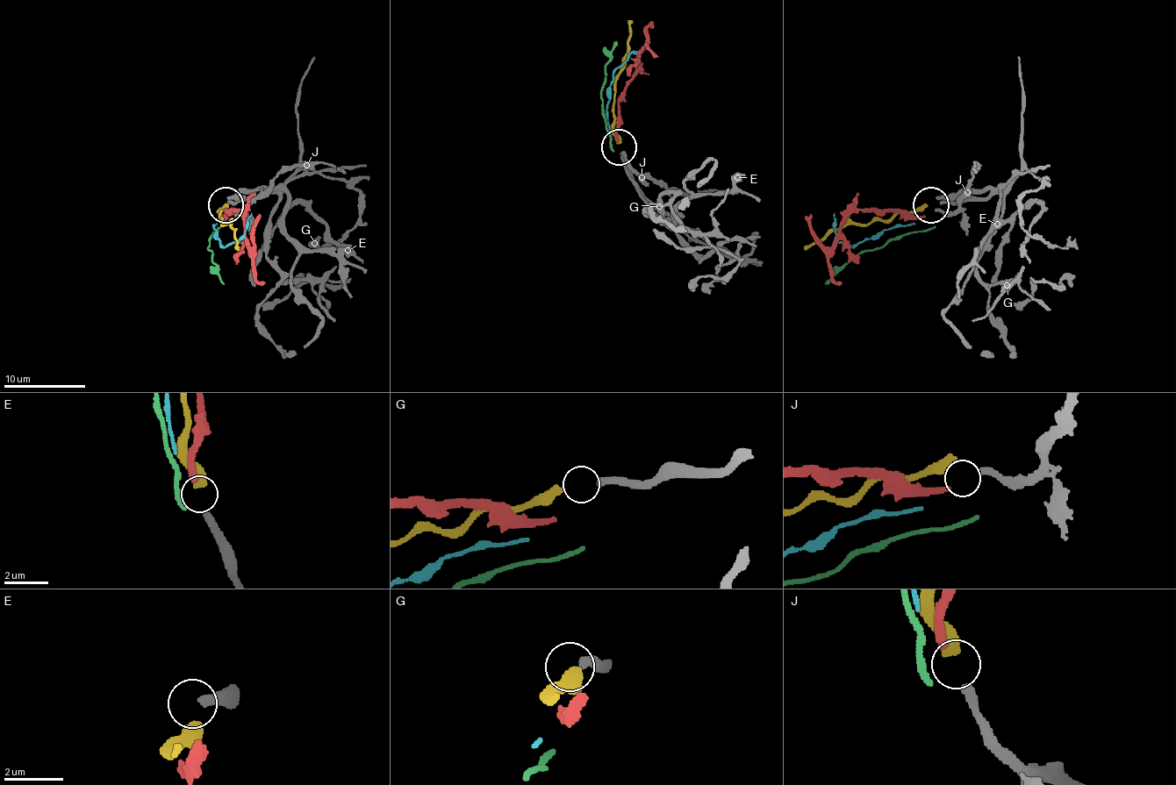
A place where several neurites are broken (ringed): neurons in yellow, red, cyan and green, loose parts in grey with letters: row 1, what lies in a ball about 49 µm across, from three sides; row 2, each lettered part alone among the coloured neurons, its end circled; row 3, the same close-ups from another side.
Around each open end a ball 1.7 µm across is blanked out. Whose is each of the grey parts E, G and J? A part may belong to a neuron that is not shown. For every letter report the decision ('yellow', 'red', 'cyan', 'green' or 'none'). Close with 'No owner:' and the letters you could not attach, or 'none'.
E: none
G: yellow
J: red
No owner: E

